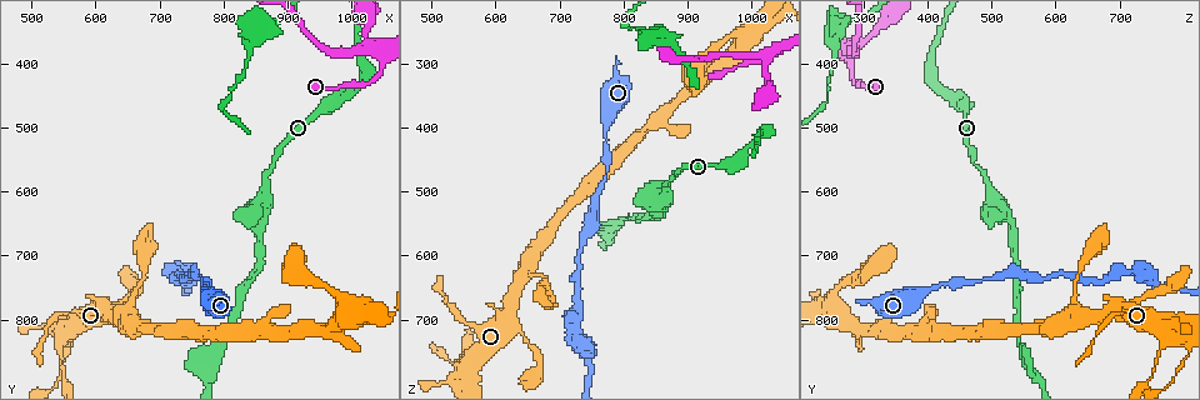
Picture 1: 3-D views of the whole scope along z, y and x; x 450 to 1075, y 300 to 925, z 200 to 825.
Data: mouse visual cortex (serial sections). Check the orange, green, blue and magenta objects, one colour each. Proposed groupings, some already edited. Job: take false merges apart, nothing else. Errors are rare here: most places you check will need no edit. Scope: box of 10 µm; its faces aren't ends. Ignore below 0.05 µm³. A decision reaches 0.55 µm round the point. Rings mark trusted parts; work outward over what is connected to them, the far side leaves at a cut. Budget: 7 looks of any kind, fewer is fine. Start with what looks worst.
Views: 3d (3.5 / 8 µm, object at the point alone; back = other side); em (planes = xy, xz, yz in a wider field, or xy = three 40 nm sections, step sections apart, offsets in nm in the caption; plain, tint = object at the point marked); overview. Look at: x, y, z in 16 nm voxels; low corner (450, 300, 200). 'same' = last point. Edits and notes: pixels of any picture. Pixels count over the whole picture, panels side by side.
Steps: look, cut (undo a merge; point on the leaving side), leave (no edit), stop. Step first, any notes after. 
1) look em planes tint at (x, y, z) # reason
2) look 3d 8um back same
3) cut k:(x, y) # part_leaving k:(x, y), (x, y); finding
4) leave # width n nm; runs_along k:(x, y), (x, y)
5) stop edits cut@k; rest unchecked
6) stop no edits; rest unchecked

look em planes tint at (1005, 445, 425) # abrupt turn

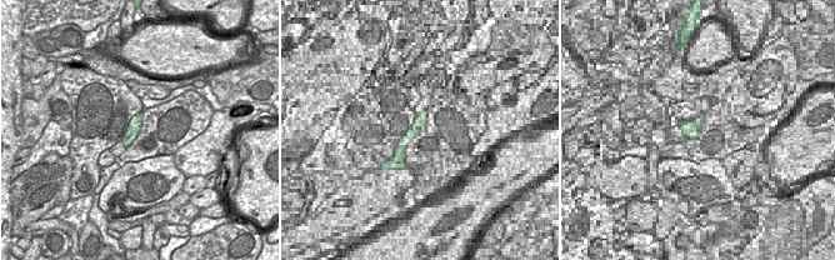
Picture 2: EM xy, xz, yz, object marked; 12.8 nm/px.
look 3d 3.5um same

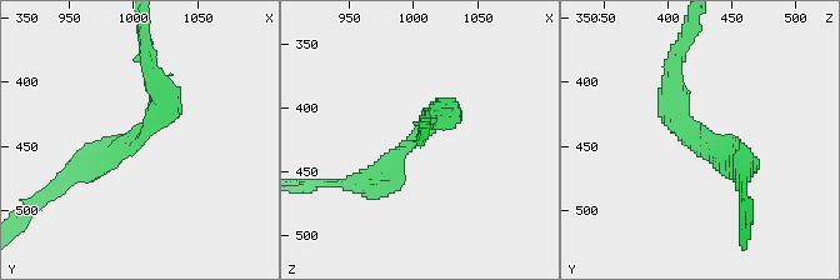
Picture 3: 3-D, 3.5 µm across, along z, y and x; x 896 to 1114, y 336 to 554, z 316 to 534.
leave # arm_widths 300, 350 nm; runs_along 3:(80, 168), (160, 114), (153, 75); one cell here

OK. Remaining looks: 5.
look 3d 8um at (1030, 380, 285) # calibre changes

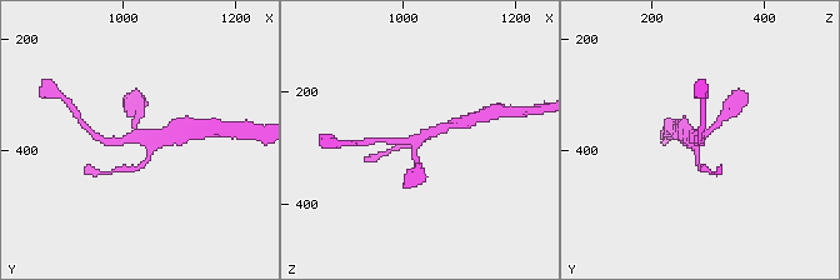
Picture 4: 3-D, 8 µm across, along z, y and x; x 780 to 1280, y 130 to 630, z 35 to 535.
look 3d 3.5um same # closer look

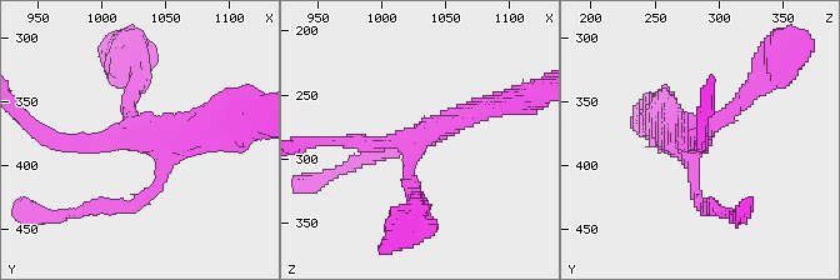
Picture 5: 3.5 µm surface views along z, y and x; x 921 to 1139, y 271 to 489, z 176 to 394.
look em xy step 3 tint at (1026, 380, 284) # arms 4; arm_widths 150, 200, 200, 250 nm; now the EM

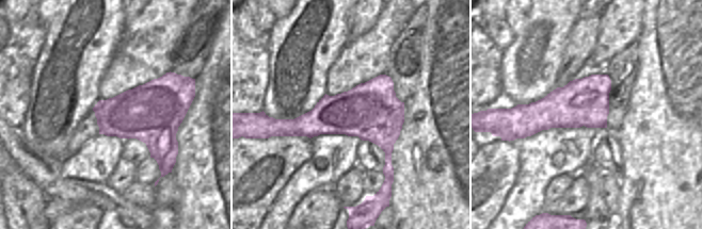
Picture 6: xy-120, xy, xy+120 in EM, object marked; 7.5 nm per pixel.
leave # one cell here

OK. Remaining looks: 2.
look 3d 3.5um at (865, 615, 505) # abrupt turn

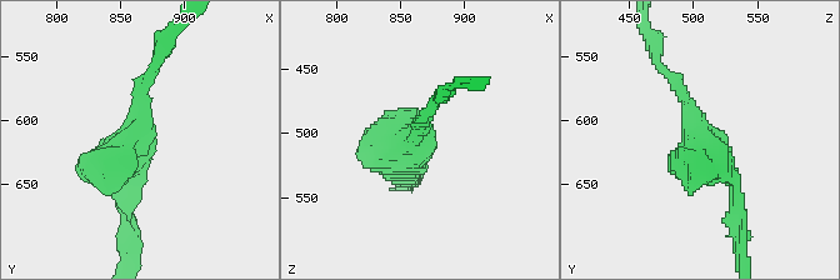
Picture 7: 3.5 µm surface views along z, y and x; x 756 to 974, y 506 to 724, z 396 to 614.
look em xy step 3 tint at (868, 614, 504)

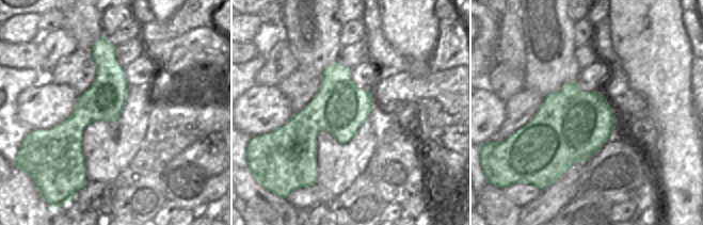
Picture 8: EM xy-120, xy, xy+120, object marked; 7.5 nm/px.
leave # runs_along 7:(663, 65), (740, 210); one cell here

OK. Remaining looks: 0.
stop no edits; rest unchecked

